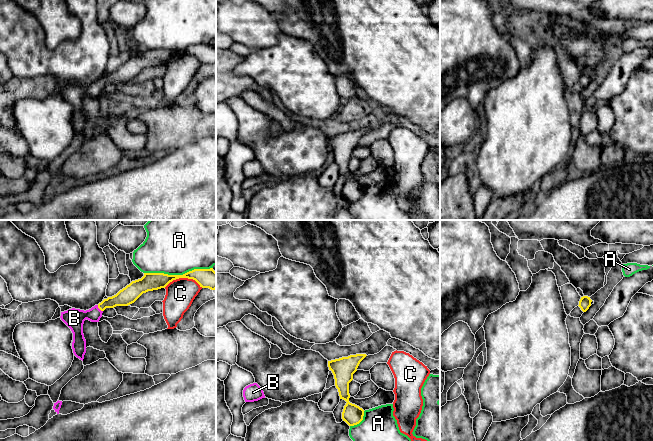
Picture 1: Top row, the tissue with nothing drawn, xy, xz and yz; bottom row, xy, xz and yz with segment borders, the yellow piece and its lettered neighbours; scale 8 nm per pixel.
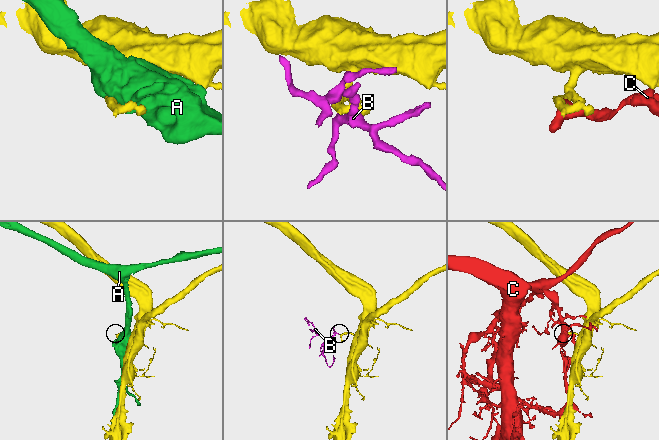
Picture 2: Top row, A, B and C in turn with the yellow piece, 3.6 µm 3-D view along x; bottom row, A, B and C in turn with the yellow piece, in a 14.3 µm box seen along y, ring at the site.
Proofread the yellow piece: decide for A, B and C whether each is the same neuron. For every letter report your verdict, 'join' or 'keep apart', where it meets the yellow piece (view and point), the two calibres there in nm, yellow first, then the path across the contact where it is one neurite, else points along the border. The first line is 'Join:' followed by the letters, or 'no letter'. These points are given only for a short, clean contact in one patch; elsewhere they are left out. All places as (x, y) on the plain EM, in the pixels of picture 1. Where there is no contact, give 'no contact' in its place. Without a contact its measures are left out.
Join: B
A: keep apart | xy (178, 51) | 160/420 nm
B: join | xy (99, 84) | 140/160 nm | across xy (126, 72), (105, 79), (99, 84), (93, 90), (74, 94)
C: keep apart | xy (183, 53) | 160/240 nm

